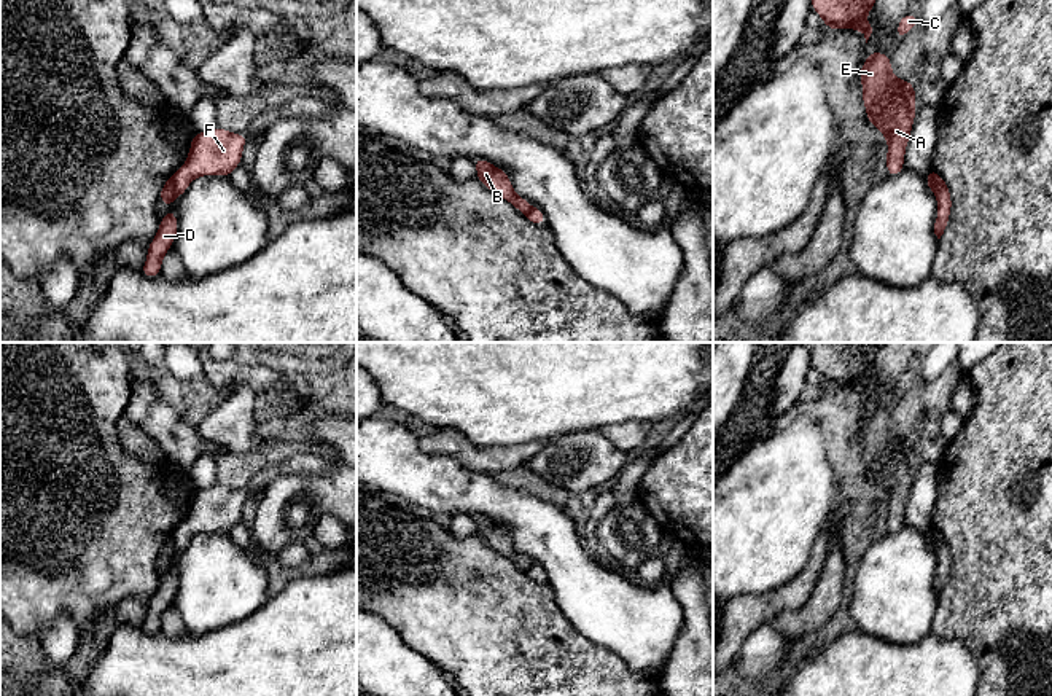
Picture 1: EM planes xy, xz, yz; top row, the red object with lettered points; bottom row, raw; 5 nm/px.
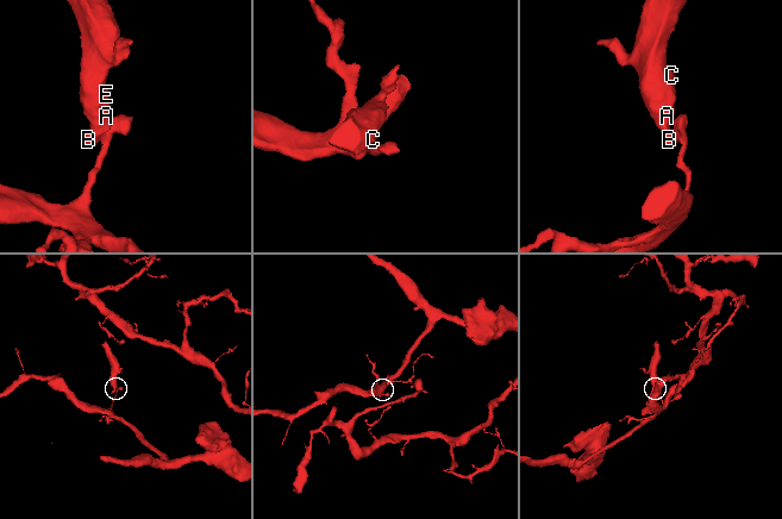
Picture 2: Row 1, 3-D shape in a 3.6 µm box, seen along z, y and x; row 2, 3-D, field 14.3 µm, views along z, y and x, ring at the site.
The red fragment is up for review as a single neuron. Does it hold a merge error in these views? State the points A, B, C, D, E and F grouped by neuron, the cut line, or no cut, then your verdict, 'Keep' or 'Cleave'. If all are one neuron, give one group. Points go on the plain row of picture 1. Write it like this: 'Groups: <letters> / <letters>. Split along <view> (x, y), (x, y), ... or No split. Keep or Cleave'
Groups: A B C E / D F. Split along xy (171, 535), (172, 556). Cleave

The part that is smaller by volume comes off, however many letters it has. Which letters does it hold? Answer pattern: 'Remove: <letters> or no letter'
Remove: A, B, C, E

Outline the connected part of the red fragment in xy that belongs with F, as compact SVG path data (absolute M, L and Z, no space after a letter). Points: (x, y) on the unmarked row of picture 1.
M218 483L207 489L194 491L185 521L172 534L172 557L178 556L197 534L231 534L242 519L245 499L247 491L232 491Z

